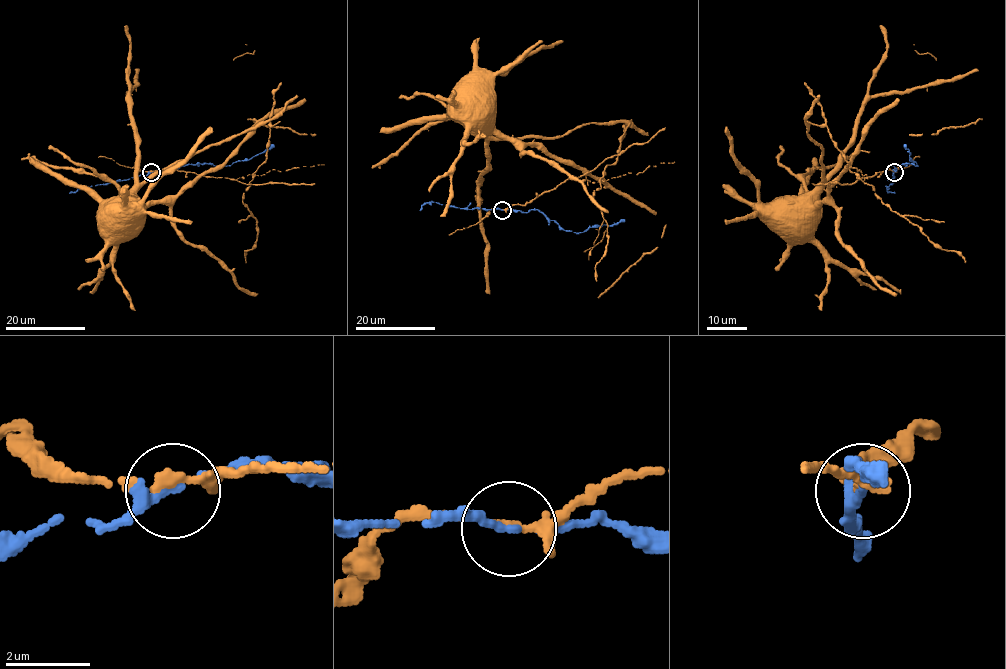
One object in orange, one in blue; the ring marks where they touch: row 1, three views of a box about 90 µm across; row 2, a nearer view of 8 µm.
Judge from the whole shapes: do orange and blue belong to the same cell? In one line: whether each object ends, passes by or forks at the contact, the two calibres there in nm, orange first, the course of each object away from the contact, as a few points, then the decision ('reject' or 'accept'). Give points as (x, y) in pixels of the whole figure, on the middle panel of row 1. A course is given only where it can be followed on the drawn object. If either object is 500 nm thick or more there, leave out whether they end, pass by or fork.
orange forks there; blue passes by; 170 nm thick on the orange side, 200 nm on the other; orange runs (502, 209), (569, 177), (607, 179), (629, 123), (494, 138), (467, 79); blue runs (502, 209), (524, 212), (538, 209), (563, 229), (580, 232), (589, 227), (613, 225), (623, 219); reject

